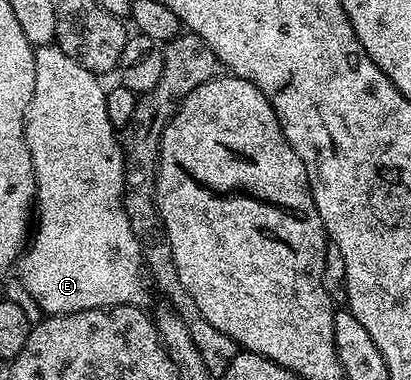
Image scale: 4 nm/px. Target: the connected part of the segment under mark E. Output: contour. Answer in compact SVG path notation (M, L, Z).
M48 45L46 47L35 48L35 84L33 85L33 97L29 101L29 109L25 113L25 137L27 138L27 148L31 154L31 160L33 161L33 169L35 170L35 203L37 204L37 218L33 223L33 230L29 235L29 242L26 244L25 250L20 254L17 260L17 282L21 285L25 285L25 293L30 293L33 296L33 301L37 301L39 310L43 312L44 316L48 315L68 315L69 313L81 313L82 311L88 311L89 309L106 309L109 307L143 307L146 304L147 299L147 283L143 280L145 276L145 264L143 261L143 250L141 245L137 241L137 237L133 237L133 229L129 229L129 217L127 216L127 210L123 204L123 186L125 185L125 161L123 160L123 145L120 136L117 134L117 128L115 128L110 119L109 113L105 109L105 101L107 100L107 91L105 87L102 87L100 76L95 75L89 69L85 69L85 65L77 65L77 61L73 61L73 57L69 57L64 51L58 47L58 45Z

